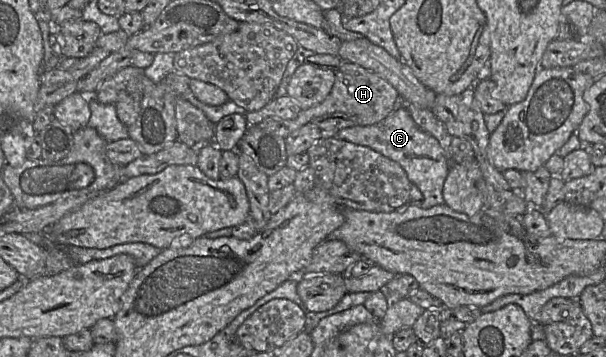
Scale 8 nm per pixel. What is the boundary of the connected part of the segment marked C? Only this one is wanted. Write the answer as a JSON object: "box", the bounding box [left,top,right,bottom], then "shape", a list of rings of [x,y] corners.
{"box":[337,98,451,209],"shape":[[[400,98],[397,109],[394,109],[380,123],[341,129],[337,133],[337,138],[353,144],[369,147],[397,162],[406,172],[408,179],[423,194],[421,201],[411,202],[409,205],[428,209],[445,203],[442,190],[451,163],[447,159],[439,142],[431,134],[421,130],[417,126],[403,99]]]}

